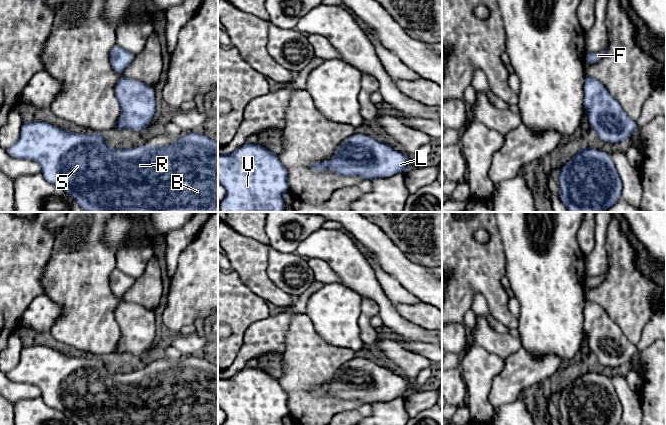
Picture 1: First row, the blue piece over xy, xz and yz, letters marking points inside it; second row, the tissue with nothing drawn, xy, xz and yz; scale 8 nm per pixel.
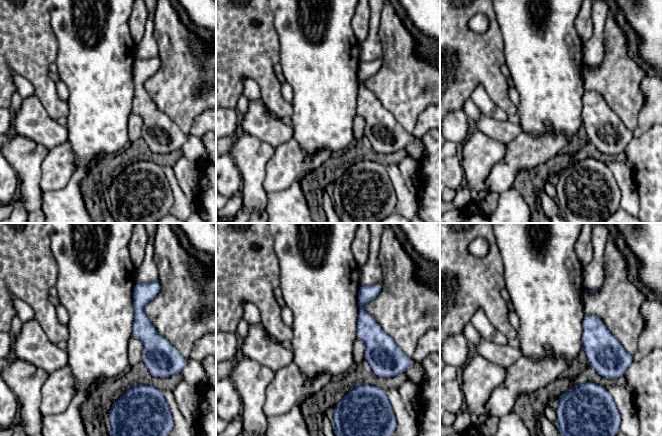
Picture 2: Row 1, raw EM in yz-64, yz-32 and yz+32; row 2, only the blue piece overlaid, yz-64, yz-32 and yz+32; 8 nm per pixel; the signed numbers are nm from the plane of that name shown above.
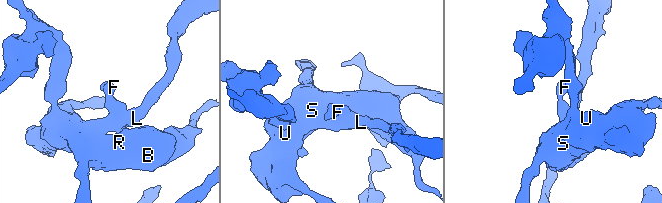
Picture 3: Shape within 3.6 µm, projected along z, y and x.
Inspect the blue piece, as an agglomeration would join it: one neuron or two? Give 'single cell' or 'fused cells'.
single cell

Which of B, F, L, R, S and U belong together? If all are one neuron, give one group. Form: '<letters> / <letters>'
B F L R S U

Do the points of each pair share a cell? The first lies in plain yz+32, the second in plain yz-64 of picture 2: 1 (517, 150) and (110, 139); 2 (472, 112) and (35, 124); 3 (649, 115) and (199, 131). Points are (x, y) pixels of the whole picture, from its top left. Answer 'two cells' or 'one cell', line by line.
1: two cells
2: two cells
3: one cell

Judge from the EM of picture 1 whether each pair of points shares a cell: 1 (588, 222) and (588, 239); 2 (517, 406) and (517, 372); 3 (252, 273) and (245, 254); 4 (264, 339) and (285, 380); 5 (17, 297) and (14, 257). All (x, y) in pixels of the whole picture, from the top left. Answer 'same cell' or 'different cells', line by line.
1: same cell
2: different cells
3: same cell
4: different cells
5: same cell

